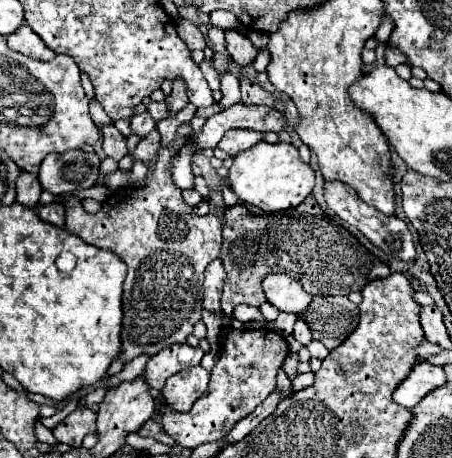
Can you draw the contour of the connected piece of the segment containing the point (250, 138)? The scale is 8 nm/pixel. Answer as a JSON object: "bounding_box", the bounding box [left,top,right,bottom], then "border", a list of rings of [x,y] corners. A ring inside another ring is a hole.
{"bounding_box":[219,129,261,157],"border":[[[231,129],[227,131],[227,135],[219,141],[219,149],[227,151],[231,157],[235,157],[237,153],[251,149],[253,145],[257,145],[261,141],[261,133],[259,131],[249,131],[249,129]]]}

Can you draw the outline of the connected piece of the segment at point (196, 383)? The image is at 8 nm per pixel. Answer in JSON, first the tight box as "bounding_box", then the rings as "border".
{"bounding_box":[161,365,209,411],"border":[[[197,365],[171,375],[161,393],[175,411],[187,411],[203,395],[207,385],[209,385],[209,371]]]}

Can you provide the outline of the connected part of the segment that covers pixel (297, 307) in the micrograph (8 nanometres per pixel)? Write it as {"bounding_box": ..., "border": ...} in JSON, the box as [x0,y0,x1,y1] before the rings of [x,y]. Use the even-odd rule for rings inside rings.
{"bounding_box":[261,275,311,315],"border":[[[267,275],[261,285],[265,299],[279,311],[301,315],[311,303],[311,295],[291,275]]]}

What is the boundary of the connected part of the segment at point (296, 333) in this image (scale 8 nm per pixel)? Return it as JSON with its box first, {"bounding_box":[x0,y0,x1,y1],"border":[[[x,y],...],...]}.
{"bounding_box":[293,319,311,347],"border":[[[297,319],[295,329],[293,329],[293,337],[295,337],[303,347],[307,347],[307,343],[311,343],[311,331],[309,331],[309,327],[307,327],[307,323],[305,323],[303,319]]]}

